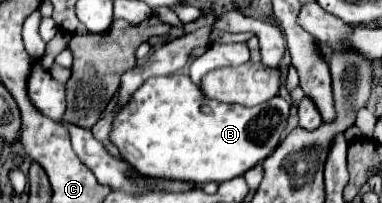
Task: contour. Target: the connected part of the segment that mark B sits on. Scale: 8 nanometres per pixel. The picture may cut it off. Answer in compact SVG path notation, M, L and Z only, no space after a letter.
M179 72L161 78L149 78L129 100L129 104L113 120L113 144L123 158L145 176L167 180L189 180L195 184L227 182L243 176L253 166L261 164L279 144L281 134L291 114L289 102L281 96L257 106L229 106L207 98L199 86L193 86L189 74Z

